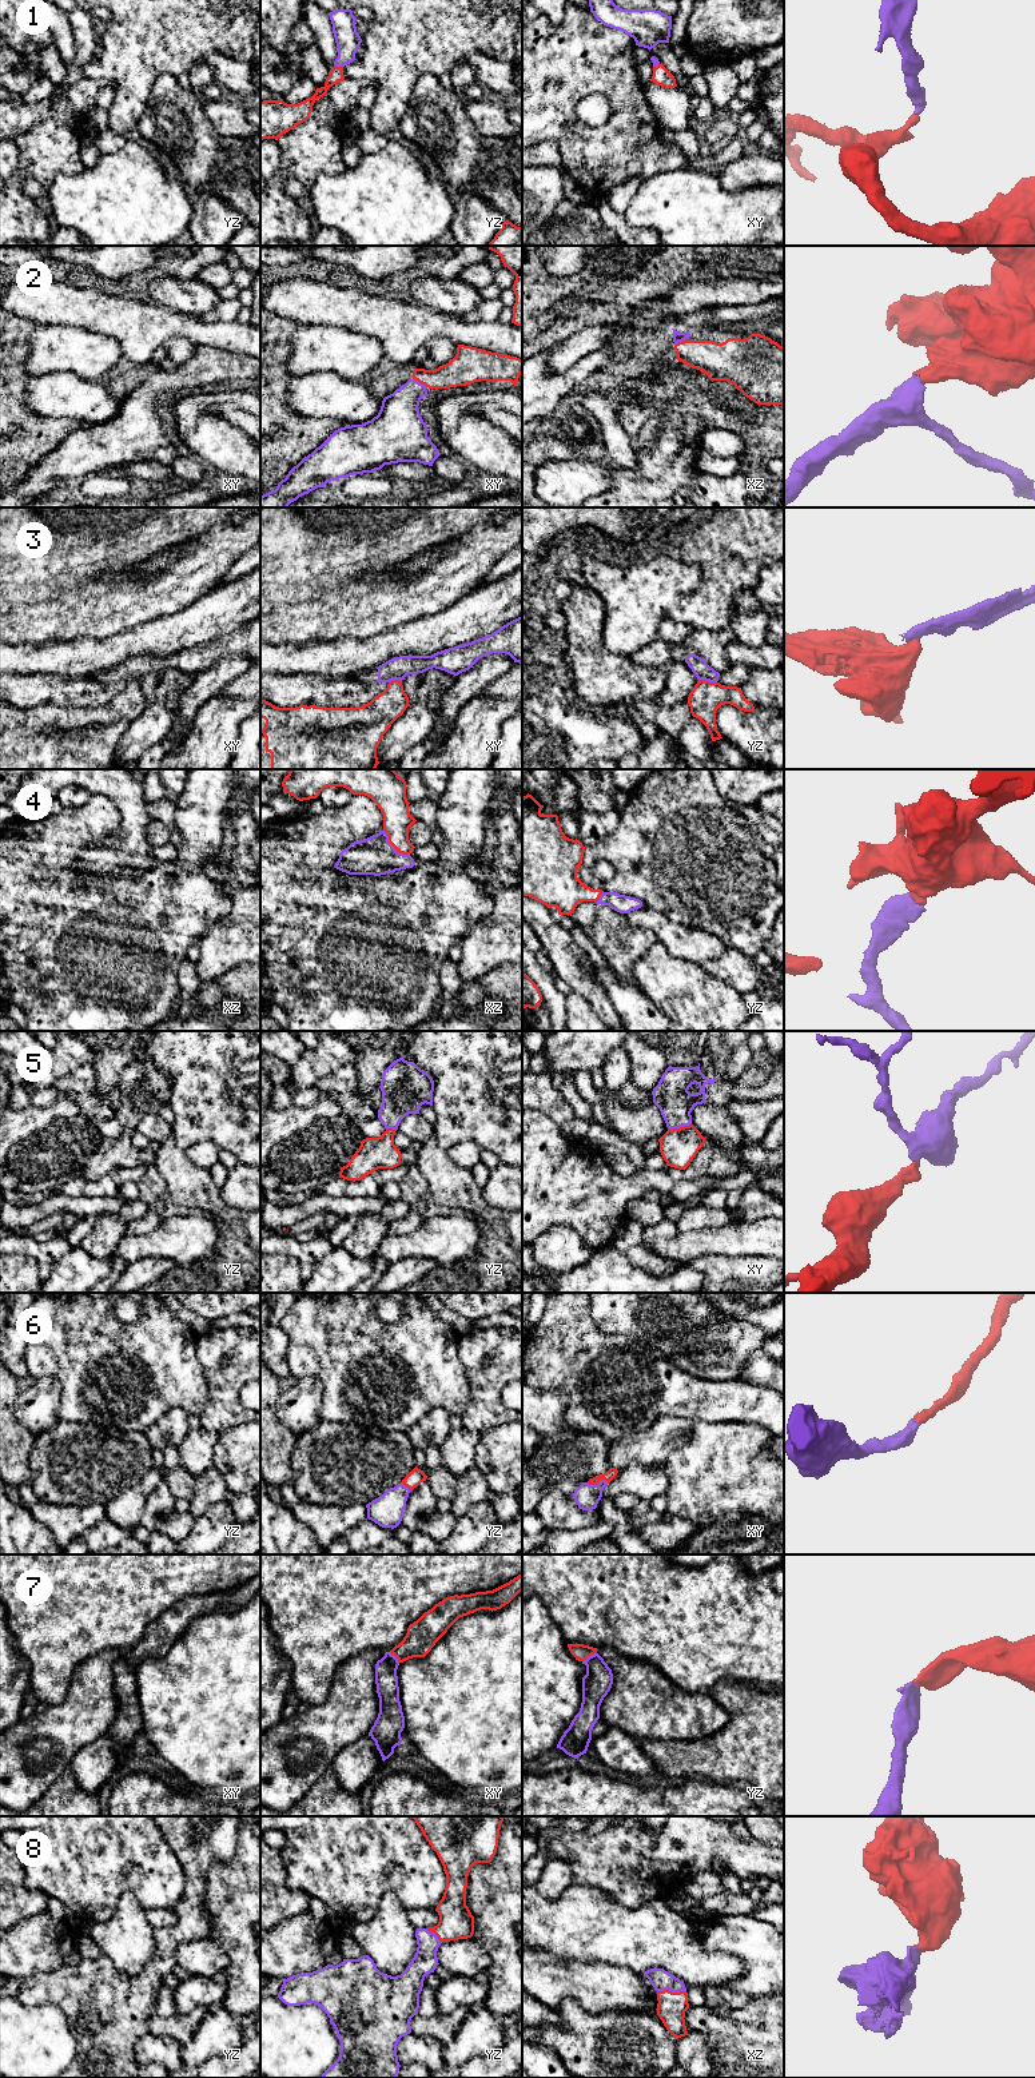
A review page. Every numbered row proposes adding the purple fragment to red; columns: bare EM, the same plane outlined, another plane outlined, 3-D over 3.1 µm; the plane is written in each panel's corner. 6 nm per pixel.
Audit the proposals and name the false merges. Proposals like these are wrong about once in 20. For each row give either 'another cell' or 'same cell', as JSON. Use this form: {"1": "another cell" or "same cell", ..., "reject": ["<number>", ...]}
{"1": "same cell", "2": "same cell", "3": "another cell", "4": "same cell", "5": "same cell", "6": "same cell", "7": "same cell", "8": "same cell", "reject": ["3"]}

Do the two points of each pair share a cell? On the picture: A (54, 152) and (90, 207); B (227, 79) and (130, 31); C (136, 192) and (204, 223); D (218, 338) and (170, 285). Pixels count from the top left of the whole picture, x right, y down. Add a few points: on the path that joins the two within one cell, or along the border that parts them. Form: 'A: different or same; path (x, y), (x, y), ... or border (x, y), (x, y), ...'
A: different; border (83, 167), (72, 174), (59, 172), (44, 194)
B: different; border (233, 58), (221, 52), (210, 52), (200, 62)
C: different; border (195, 198), (192, 217), (186, 231)
D: different; border (164, 306), (195, 315)

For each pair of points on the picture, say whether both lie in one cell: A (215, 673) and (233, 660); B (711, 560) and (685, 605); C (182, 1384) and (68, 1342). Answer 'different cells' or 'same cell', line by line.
A: same cell
B: same cell
C: same cell

